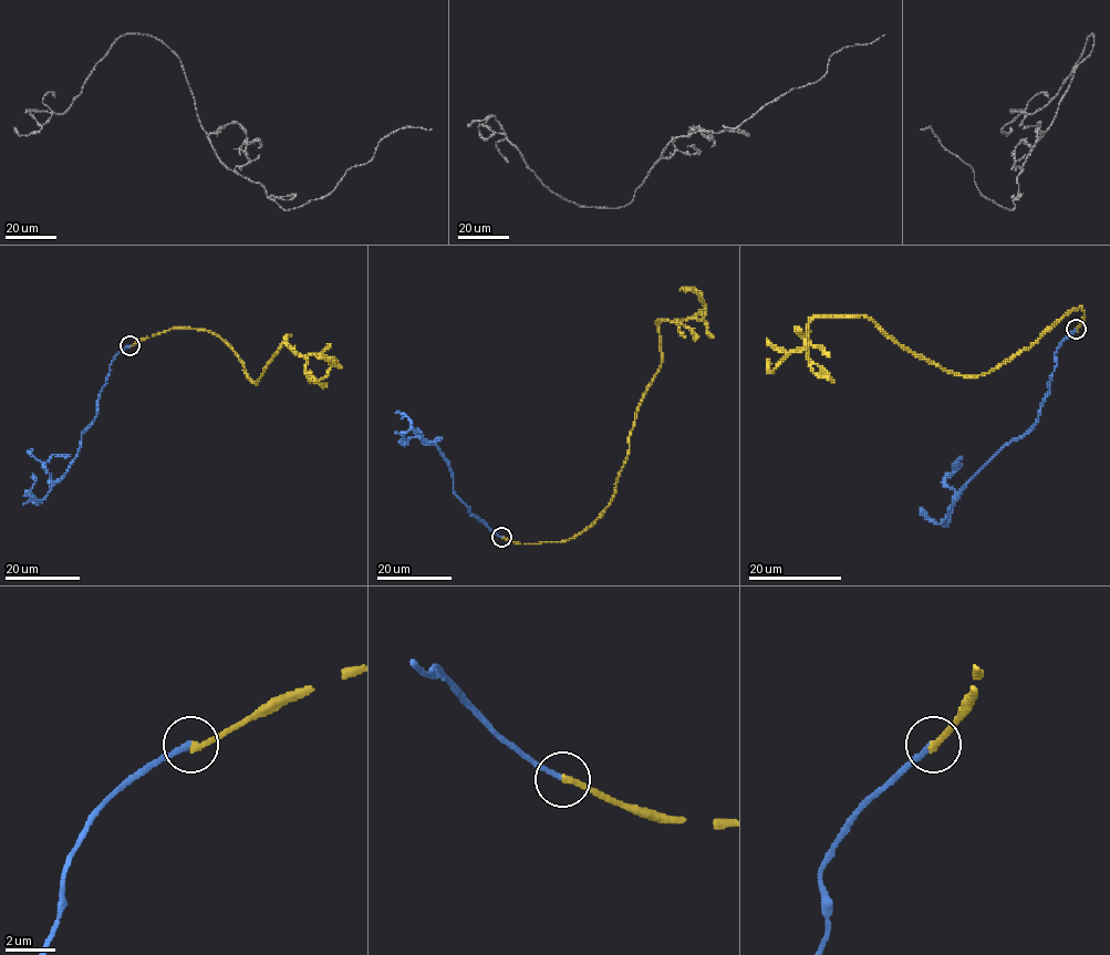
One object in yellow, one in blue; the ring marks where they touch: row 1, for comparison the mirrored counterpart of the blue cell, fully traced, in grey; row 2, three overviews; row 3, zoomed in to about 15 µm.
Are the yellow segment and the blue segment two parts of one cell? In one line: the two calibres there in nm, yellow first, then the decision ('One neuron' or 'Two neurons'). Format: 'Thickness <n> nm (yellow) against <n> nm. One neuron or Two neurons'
Thickness 280 nm (yellow) against 220 nm. Two neurons

